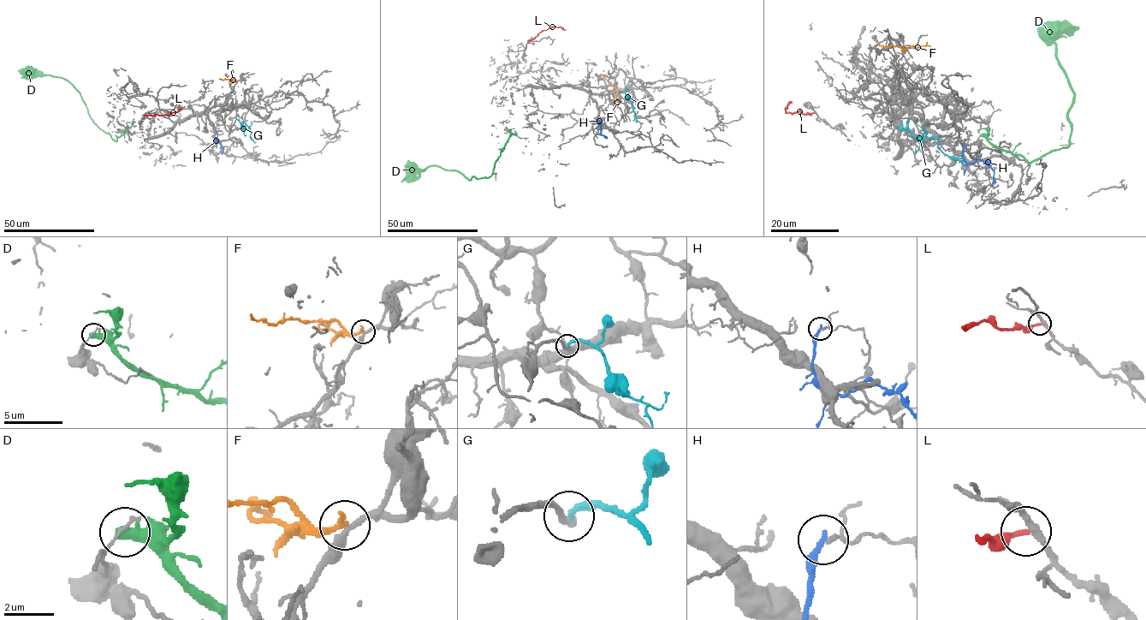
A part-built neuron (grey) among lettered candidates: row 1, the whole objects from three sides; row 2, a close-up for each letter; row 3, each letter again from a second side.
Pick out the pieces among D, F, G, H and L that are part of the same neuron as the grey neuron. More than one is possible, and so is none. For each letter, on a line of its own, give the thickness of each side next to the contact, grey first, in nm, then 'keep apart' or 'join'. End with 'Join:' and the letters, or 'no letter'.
D: 110 nm thick on the grey side, 500 nm on the other; keep apart
F: 300 nm thick on the grey side, 260 nm on the other; keep apart
G: 300 nm thick on the grey side, 260 nm on the other; join
H: 140 nm thick on the grey side, 240 nm on the other; keep apart
L: 320 nm thick on the grey side, 280 nm on the other; keep apart
Join: G

